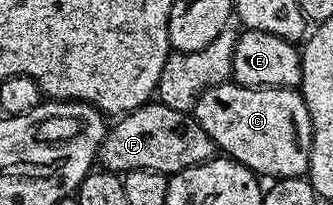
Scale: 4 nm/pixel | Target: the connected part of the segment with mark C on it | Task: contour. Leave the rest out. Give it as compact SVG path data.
M228 80L219 86L210 86L201 95L193 116L226 157L249 167L257 176L267 177L267 180L302 178L311 169L311 117L298 89L237 86L234 81Z

